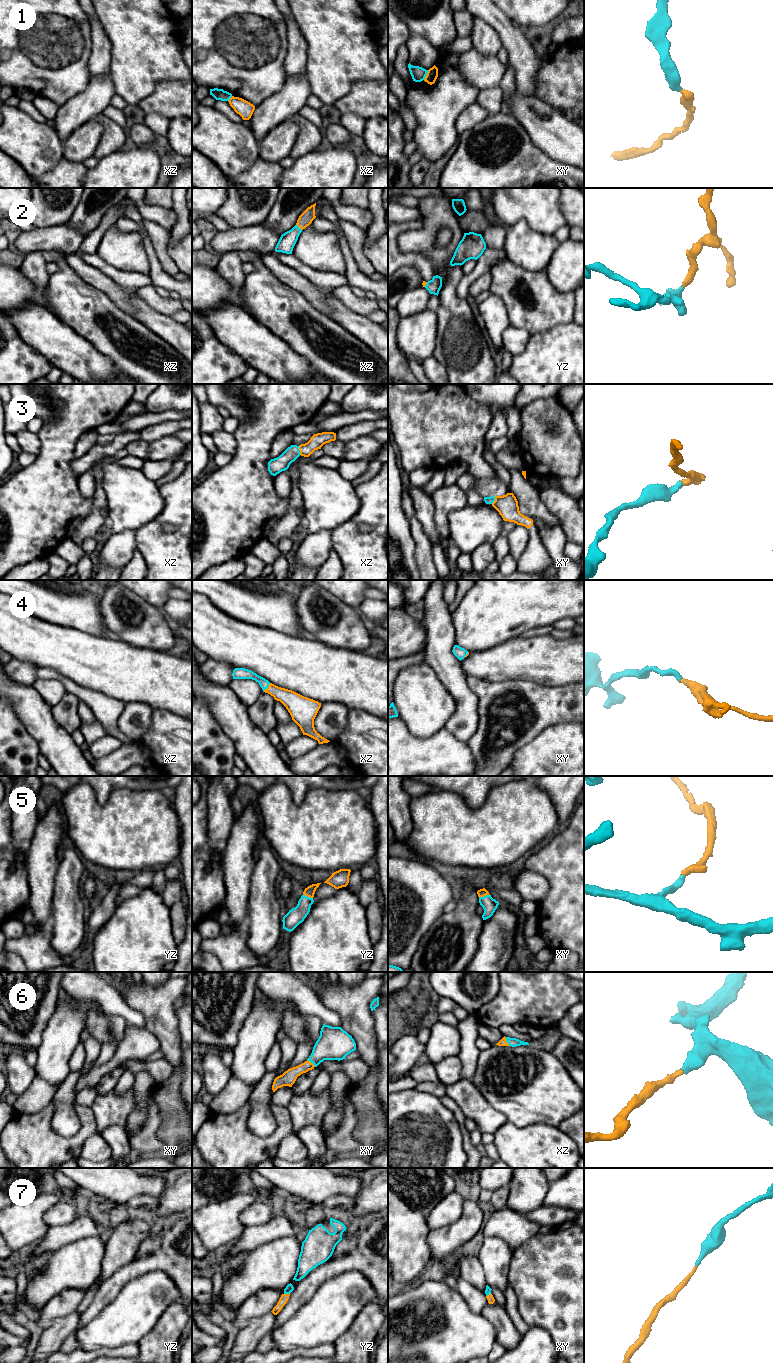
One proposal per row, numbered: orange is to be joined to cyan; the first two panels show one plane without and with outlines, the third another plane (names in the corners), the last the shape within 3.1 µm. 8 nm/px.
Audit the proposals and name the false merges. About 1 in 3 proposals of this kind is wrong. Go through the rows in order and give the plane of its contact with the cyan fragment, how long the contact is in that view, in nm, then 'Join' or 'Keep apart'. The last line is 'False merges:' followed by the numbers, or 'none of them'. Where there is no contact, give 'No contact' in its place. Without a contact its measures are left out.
1: Touches cyan in xy. Shared border 90 nm. Keep apart
2: Touches cyan in xz. Shared border 70 nm. Join
3: Touches cyan in xz. Shared border 70 nm. Join
4: Touches cyan in xz. Shared border 90 nm. Join
5: Touches cyan in xy. Shared border 90 nm. Join
6: Touches cyan in xz. Shared border 80 nm. Join
7: Touches cyan in yz. Shared border 50 nm. Join
False merges: 1

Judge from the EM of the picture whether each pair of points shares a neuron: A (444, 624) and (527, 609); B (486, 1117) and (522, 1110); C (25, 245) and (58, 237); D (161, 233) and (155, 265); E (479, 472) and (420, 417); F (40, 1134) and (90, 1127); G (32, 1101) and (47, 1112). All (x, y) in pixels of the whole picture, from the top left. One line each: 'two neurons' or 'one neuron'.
A: two neurons
B: two neurons
C: one neuron
D: two neurons
E: one neuron
F: one neuron
G: two neurons

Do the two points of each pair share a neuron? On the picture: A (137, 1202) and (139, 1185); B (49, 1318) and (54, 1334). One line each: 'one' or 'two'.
A: two
B: two

